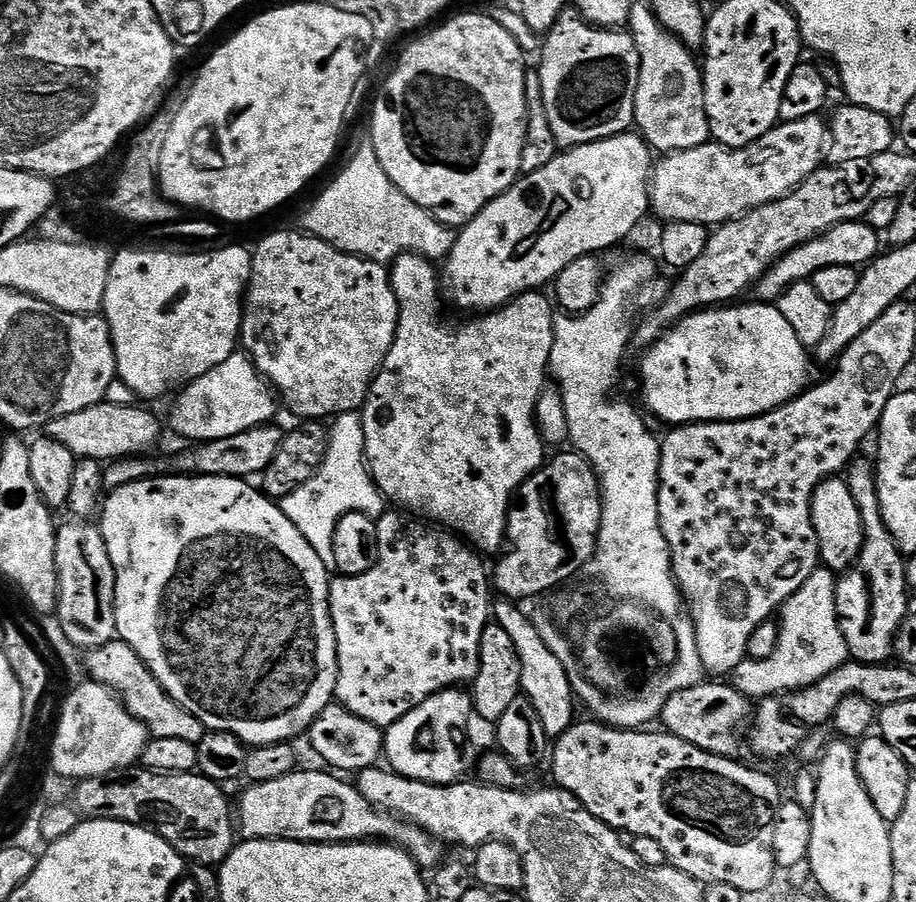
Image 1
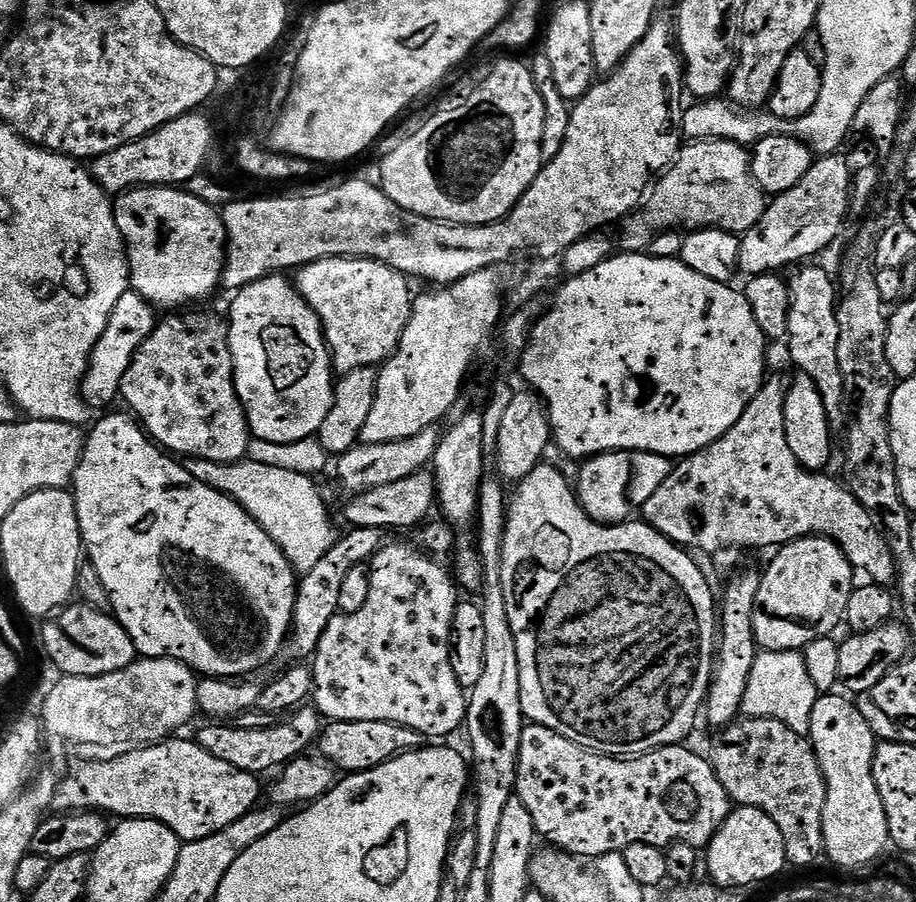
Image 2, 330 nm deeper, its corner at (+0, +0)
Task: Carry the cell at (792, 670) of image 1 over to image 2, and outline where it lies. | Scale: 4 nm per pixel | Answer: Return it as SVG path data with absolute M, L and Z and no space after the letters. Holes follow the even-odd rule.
M757 651L754 658L754 670L750 670L750 682L746 686L746 698L742 698L741 713L750 720L777 720L799 736L808 736L810 714L818 693L814 682L810 682L810 673L806 670L803 651L766 652Z

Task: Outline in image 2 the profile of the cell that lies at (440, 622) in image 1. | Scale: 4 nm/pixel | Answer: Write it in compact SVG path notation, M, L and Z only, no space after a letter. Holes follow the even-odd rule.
M385 543L380 551L370 561L370 595L366 597L366 603L362 610L354 612L340 612L326 626L322 638L318 642L316 651L310 660L312 670L312 694L314 707L325 721L335 722L345 720L346 722L394 722L398 726L406 726L410 730L418 730L425 738L432 736L448 736L465 727L468 719L468 696L466 689L458 682L452 665L452 623L454 622L454 610L458 603L458 584L453 573L448 572L439 564L439 559L433 558L427 551L419 547L411 548L408 544Z

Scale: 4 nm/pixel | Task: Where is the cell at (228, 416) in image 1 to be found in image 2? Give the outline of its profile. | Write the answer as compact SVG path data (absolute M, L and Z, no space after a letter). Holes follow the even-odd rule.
M284 274L267 276L247 284L231 300L232 309L226 312L228 341L232 351L232 369L236 375L236 393L248 419L249 433L255 439L266 442L298 442L302 438L316 436L322 422L326 422L326 414L330 414L334 399L332 354L328 351L318 314L314 314L299 288Z

